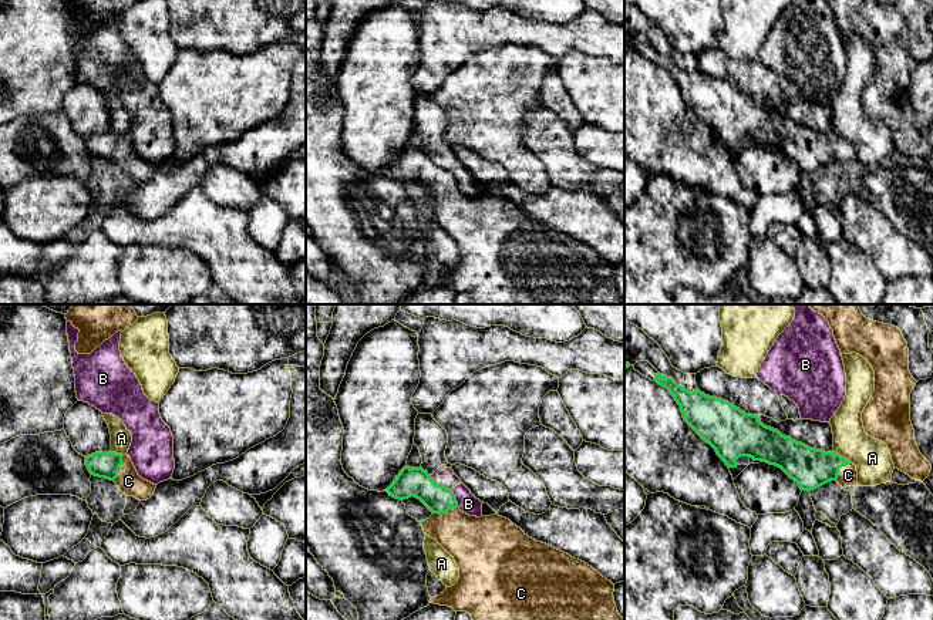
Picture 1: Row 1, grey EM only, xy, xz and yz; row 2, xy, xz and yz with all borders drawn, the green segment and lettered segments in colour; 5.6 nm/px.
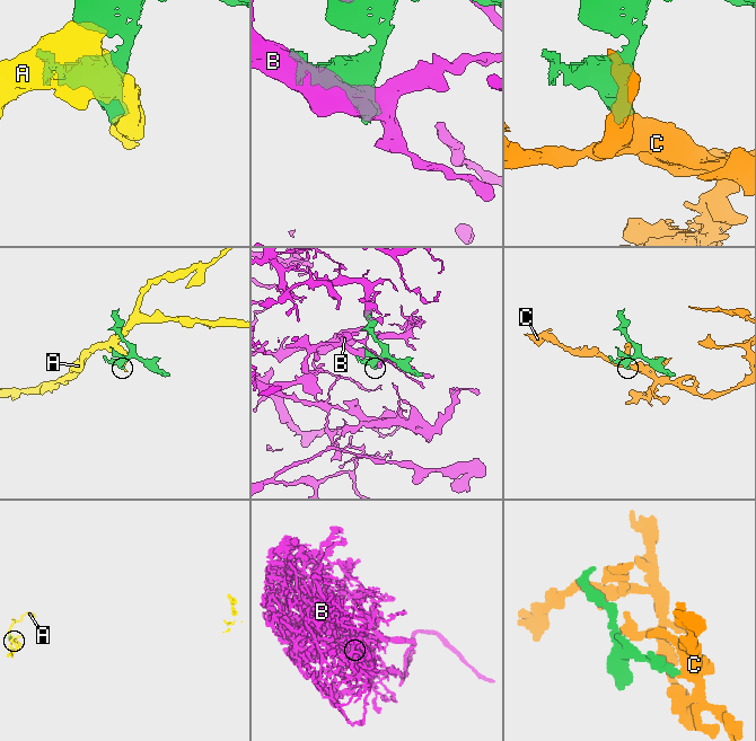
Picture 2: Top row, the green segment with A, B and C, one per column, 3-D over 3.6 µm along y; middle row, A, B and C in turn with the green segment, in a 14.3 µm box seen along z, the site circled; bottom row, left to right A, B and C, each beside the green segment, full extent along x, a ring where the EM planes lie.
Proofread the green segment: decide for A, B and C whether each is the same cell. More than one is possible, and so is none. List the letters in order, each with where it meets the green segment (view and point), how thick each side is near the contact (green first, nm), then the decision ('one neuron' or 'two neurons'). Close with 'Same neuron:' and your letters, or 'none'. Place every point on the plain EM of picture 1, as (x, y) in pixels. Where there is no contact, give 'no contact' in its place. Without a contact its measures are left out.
A: yz (842, 138) | 220/220 nm | two neurons
B: xz (455, 179) | 160/110 nm | two neurons
C: xy (120, 148) | 150/140 nm | one neuron
Same neuron: C

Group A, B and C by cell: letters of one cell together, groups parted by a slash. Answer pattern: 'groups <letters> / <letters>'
groups A / B / C

